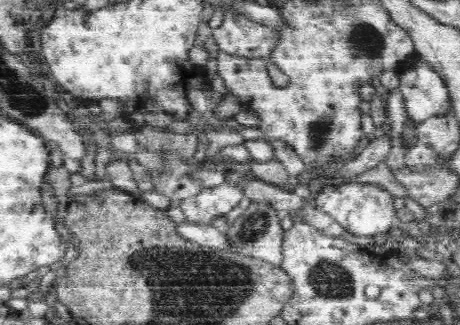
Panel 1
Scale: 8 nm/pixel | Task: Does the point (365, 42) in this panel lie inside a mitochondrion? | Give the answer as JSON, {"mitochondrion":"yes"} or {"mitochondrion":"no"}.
{"mitochondrion":"yes"}

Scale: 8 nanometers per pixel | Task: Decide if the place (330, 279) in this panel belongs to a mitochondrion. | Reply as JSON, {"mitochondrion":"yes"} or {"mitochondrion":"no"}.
{"mitochondrion":"yes"}

